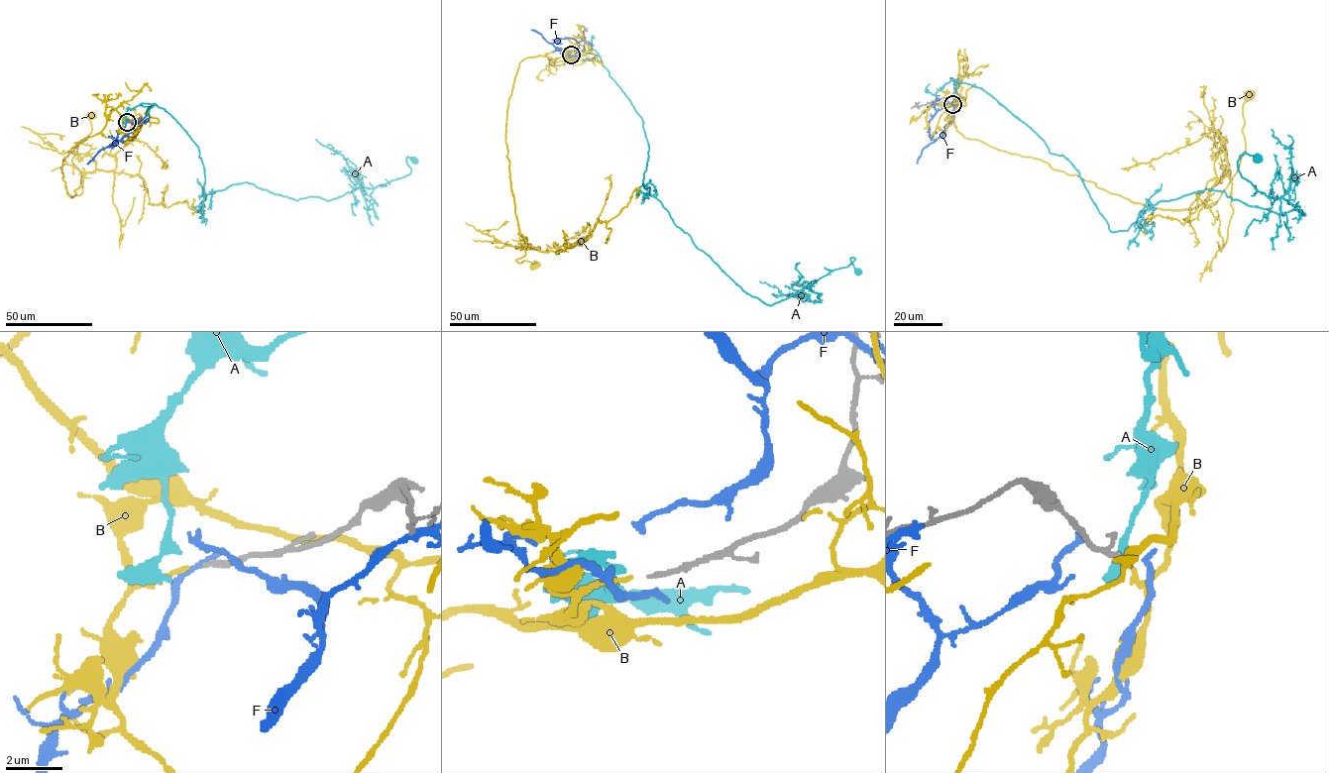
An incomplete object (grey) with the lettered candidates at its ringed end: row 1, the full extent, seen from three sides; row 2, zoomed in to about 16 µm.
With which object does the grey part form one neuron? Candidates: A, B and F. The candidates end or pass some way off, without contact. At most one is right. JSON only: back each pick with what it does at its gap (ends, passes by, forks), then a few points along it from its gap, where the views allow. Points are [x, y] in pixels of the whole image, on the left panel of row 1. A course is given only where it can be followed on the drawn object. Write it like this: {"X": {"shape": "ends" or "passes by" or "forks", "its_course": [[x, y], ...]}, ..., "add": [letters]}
{"B": {"shape": "ends", "its_course": [[126, 122], [107, 107], [101, 132], [64, 158], [71, 196], [82, 191], [72, 159], [91, 130], [91, 116]]}, "add": ["B"]}

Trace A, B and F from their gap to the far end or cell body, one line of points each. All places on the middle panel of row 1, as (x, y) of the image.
A: (570, 55), (599, 56), (643, 123), (642, 184), (743, 290), (772, 304), (850, 257), (858, 272)
B: (570, 55), (524, 58), (508, 100), (510, 189), (518, 234), (526, 245), (525, 255), (516, 261), (535, 265)
F: (571, 55), (563, 54), (552, 43), (558, 39), (571, 38), (579, 43), (584, 41), (593, 45)

